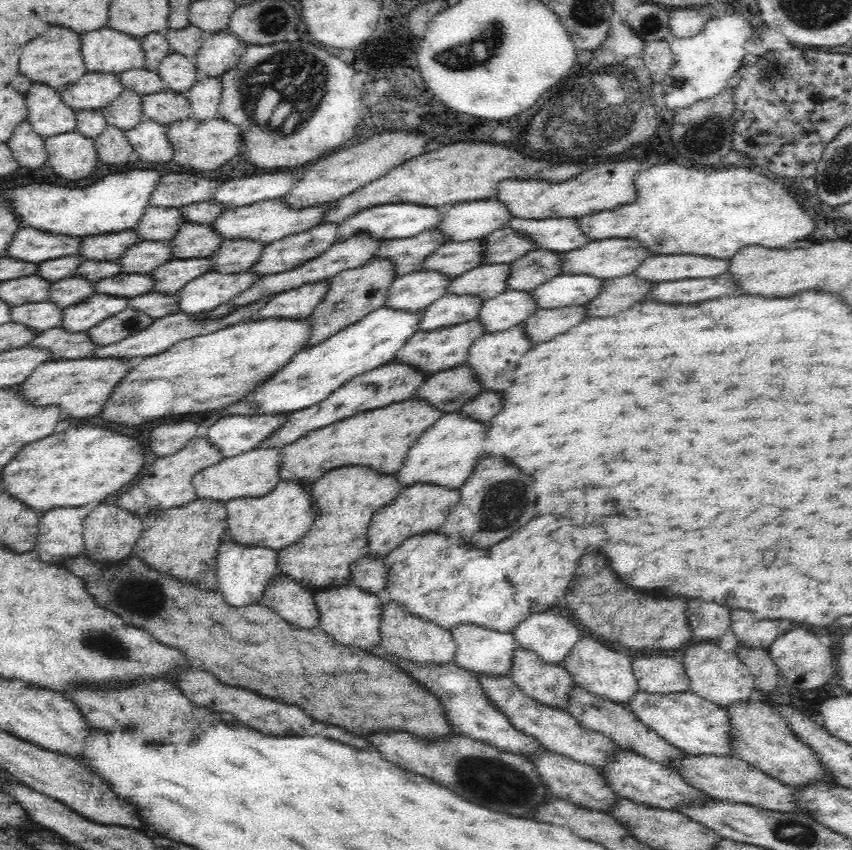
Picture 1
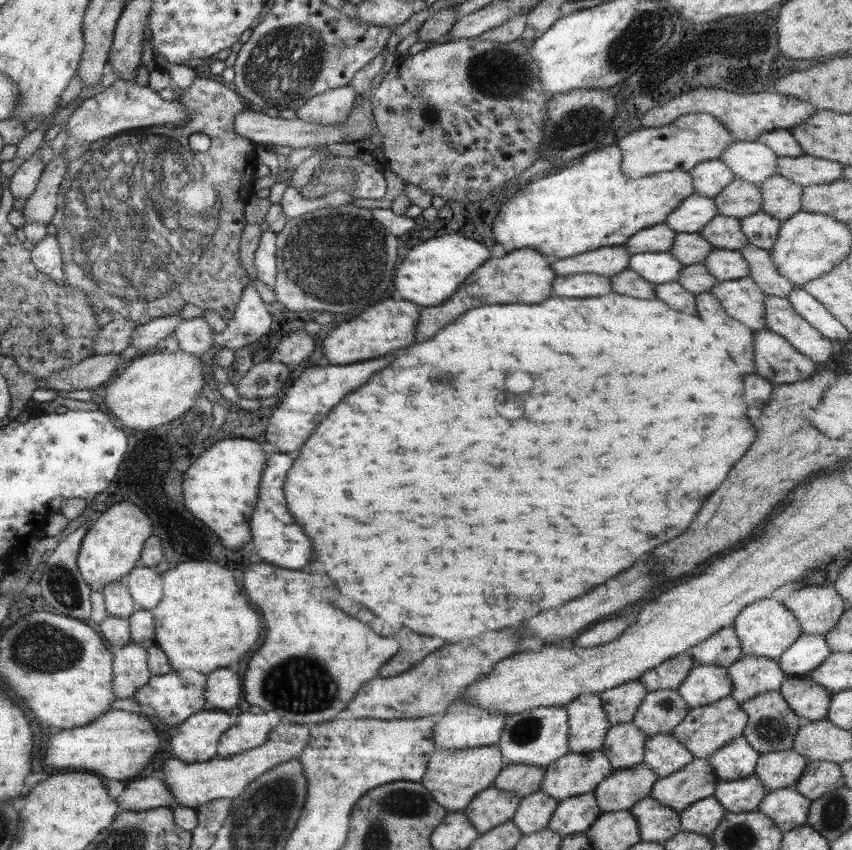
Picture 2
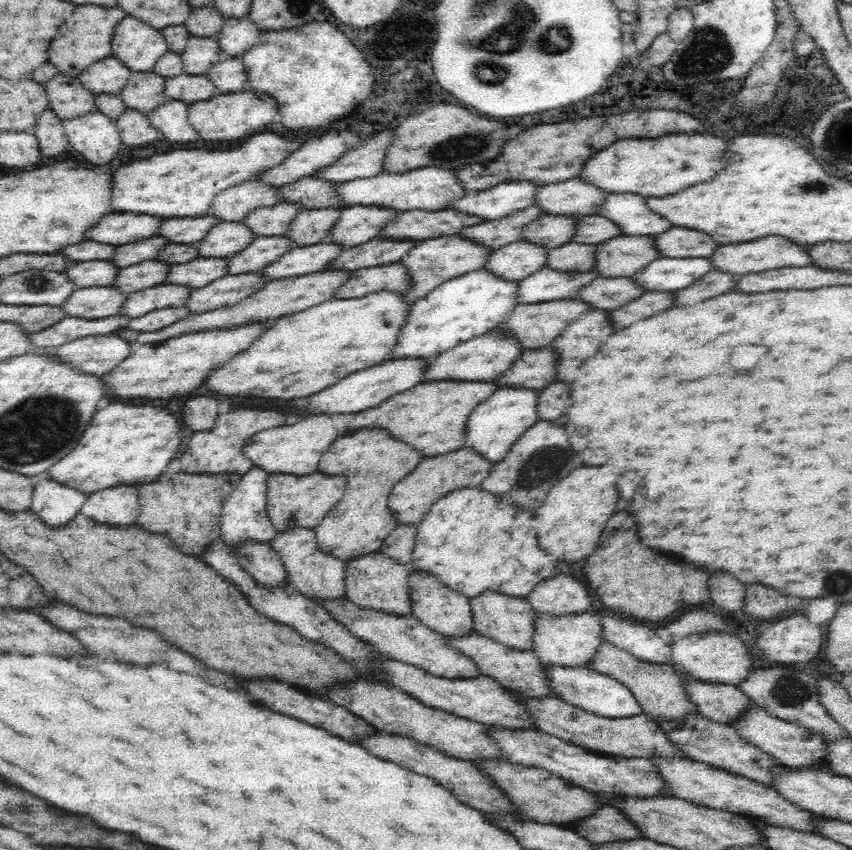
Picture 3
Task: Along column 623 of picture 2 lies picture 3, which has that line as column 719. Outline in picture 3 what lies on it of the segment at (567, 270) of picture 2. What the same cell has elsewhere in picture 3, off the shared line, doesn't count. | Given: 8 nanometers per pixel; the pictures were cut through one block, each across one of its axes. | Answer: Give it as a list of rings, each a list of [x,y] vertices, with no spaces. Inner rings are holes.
[[[764,236],[764,238],[754,240],[750,244],[722,246],[714,254],[714,266],[716,266],[716,270],[740,276],[740,274],[756,274],[756,272],[774,270],[774,268],[786,268],[786,266],[804,268],[804,266],[814,266],[814,262],[812,262],[810,252],[808,252],[806,246],[798,246],[798,244],[790,242],[784,236]]]

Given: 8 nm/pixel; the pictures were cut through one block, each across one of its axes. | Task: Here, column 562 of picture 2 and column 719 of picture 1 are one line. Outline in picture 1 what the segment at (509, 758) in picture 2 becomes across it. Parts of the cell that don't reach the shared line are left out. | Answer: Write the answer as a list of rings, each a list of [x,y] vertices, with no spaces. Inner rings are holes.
[[[638,690],[626,702],[626,707],[634,713],[634,717],[640,720],[642,725],[658,733],[661,739],[666,740],[668,744],[680,749],[684,753],[693,754],[694,756],[698,756],[698,754],[715,754],[716,756],[730,755],[730,745],[728,745],[728,742],[732,738],[729,736],[730,724],[728,724],[728,717],[726,717],[726,709],[700,698],[691,691],[660,695]]]

